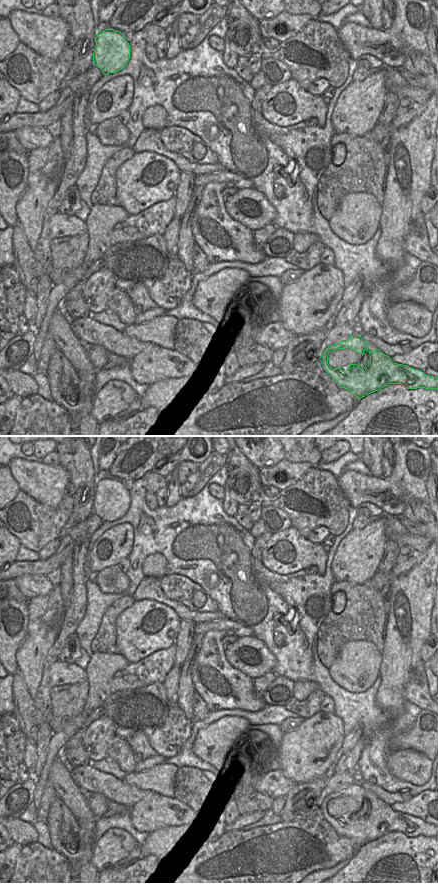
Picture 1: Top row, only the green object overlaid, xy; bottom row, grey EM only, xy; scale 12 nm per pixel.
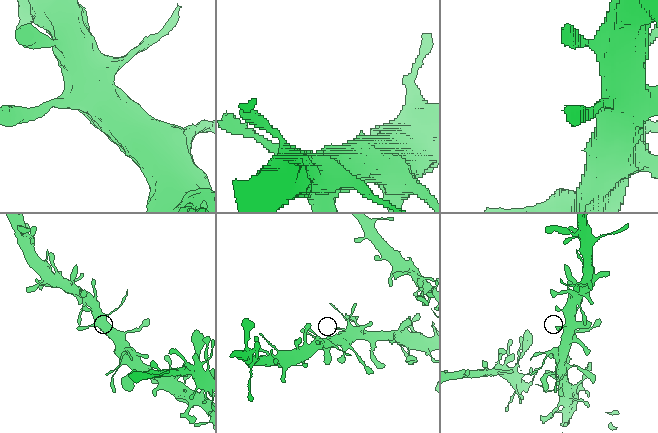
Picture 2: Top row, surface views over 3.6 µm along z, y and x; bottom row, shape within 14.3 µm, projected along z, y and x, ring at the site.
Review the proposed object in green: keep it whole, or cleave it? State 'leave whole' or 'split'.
leave whole

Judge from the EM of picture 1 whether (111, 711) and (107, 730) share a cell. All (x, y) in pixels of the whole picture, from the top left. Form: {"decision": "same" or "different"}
{"decision": "different"}

